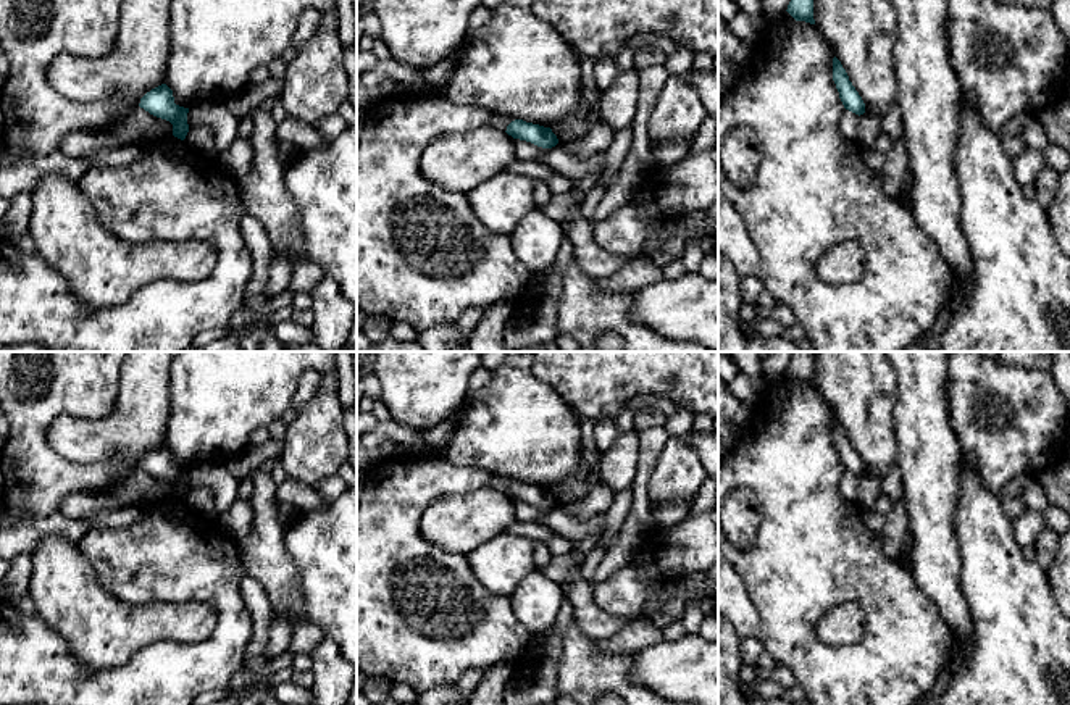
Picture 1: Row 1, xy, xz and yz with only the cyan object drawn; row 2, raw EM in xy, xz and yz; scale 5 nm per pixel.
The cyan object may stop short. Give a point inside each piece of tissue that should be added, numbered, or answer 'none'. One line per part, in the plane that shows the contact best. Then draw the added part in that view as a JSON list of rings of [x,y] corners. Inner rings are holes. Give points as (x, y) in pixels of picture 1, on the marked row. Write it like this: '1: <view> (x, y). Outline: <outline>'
none

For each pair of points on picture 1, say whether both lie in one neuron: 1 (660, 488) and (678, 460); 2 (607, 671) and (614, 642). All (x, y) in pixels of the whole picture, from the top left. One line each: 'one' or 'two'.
1: one
2: two

